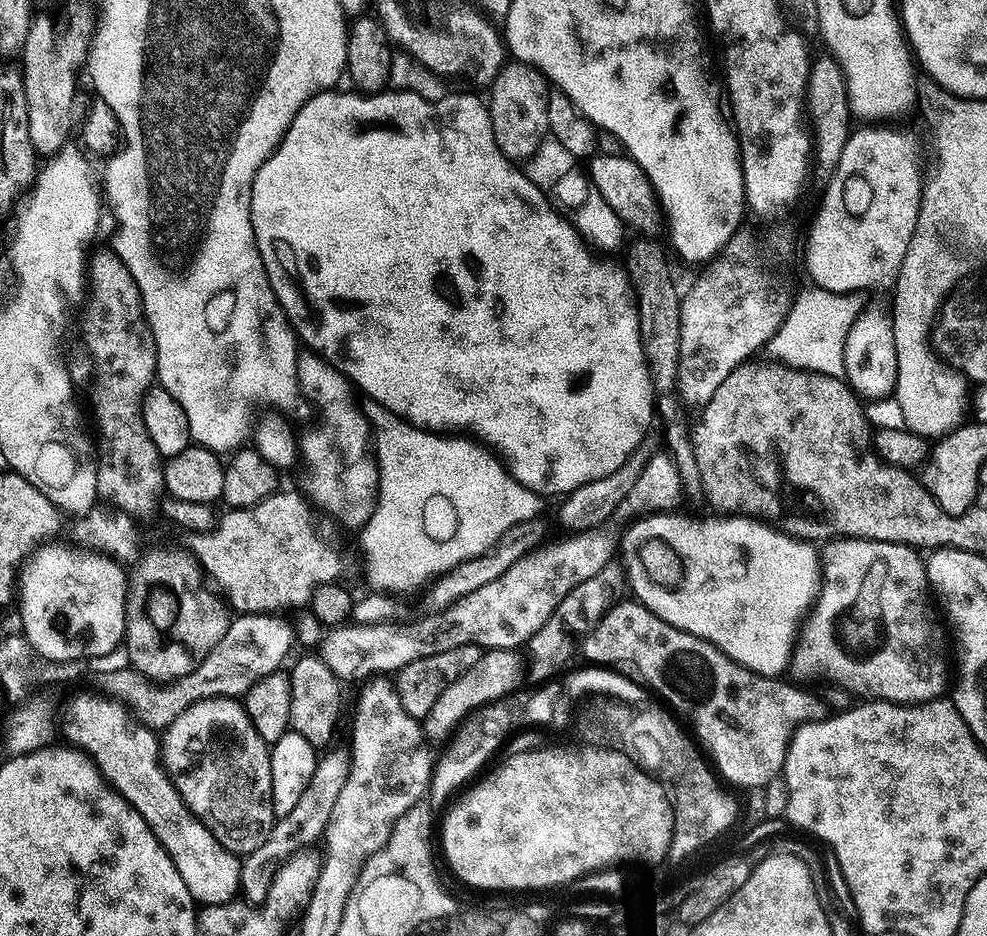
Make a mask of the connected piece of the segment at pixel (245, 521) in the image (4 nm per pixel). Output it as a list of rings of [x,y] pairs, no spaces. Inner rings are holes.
[[[277,490],[252,508],[233,508],[225,511],[223,520],[221,517],[215,525],[216,552],[210,553],[204,564],[212,571],[213,578],[224,587],[223,595],[237,613],[274,614],[280,610],[278,608],[290,606],[299,609],[311,601],[318,586],[341,579],[339,554],[316,533],[316,528],[312,525],[312,514],[308,510],[309,503],[299,491],[296,492]]]

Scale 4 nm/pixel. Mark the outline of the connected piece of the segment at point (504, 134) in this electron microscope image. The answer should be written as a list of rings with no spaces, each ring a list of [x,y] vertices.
[[[508,62],[491,80],[490,88],[492,94],[488,97],[489,112],[499,148],[511,160],[527,160],[549,133],[551,89],[548,79],[528,64]]]

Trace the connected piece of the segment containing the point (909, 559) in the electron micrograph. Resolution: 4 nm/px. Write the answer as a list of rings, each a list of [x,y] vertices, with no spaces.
[[[857,536],[829,539],[823,545],[823,548],[819,553],[819,568],[822,577],[820,591],[816,593],[816,602],[812,605],[796,637],[796,645],[791,652],[791,675],[796,675],[797,677],[793,677],[800,682],[808,682],[804,680],[829,680],[830,683],[837,684],[840,688],[849,688],[850,691],[857,692],[860,698],[892,700],[896,704],[921,704],[924,700],[935,700],[943,697],[950,688],[950,676],[948,680],[950,640],[946,635],[945,625],[942,623],[941,617],[934,607],[933,597],[930,595],[925,557],[917,549],[913,548],[911,544],[895,544],[894,542],[882,542],[881,540],[863,540]]]

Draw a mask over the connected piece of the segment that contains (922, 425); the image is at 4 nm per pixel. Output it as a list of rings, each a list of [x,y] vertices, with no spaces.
[[[926,334],[924,340],[920,340],[920,336],[907,336],[906,343],[902,346],[904,369],[896,375],[896,390],[894,393],[894,401],[900,407],[900,416],[903,427],[911,432],[916,432],[918,435],[925,438],[943,438],[956,431],[962,424],[965,423],[966,417],[970,412],[970,387],[969,381],[964,373],[948,363],[947,359],[941,358],[938,355],[937,349],[934,347],[933,334]]]

